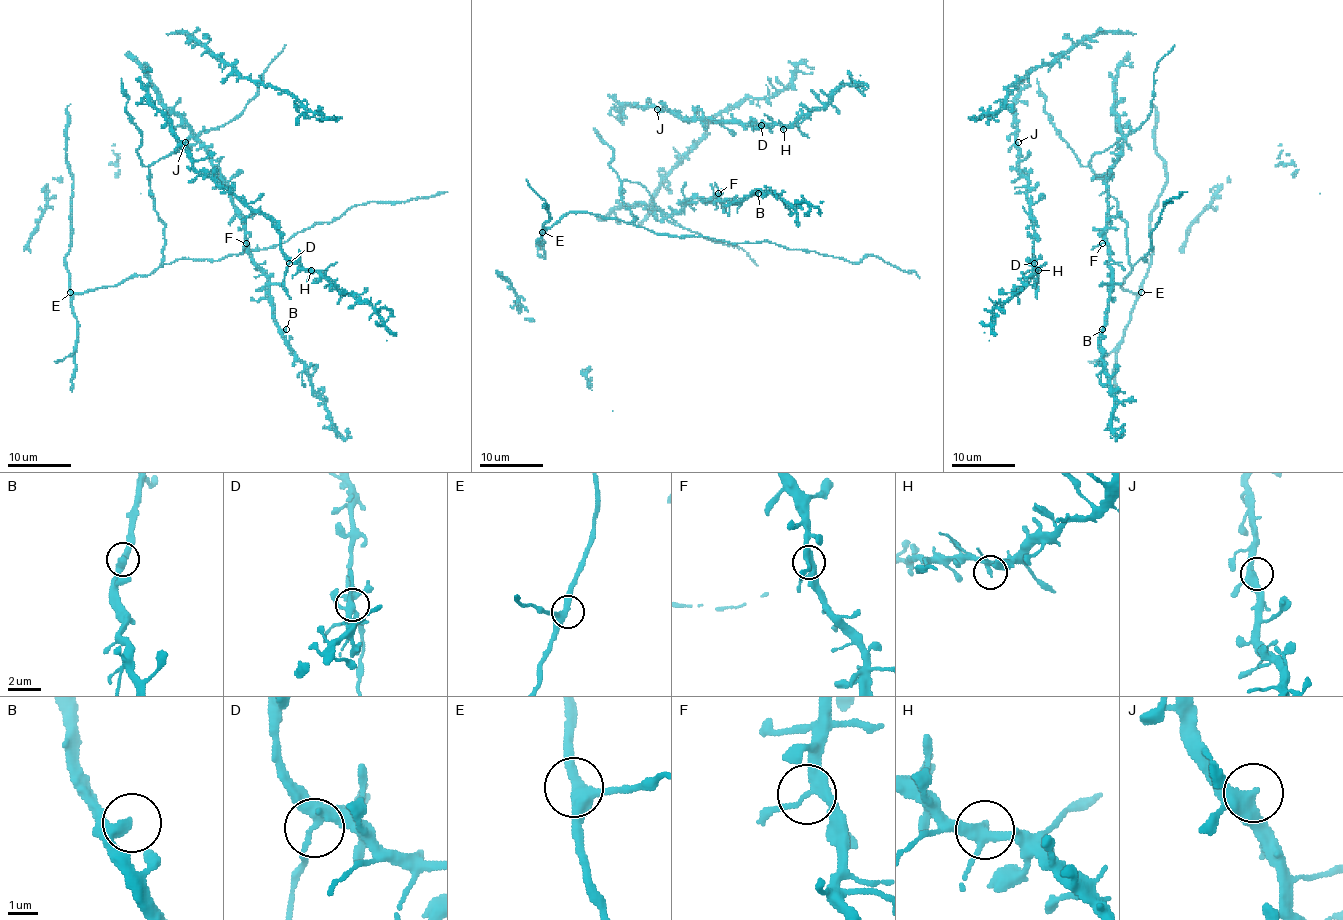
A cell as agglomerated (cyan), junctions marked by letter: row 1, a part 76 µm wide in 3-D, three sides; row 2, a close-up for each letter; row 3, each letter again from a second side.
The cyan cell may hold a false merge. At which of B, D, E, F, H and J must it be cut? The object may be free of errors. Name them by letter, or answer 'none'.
D

